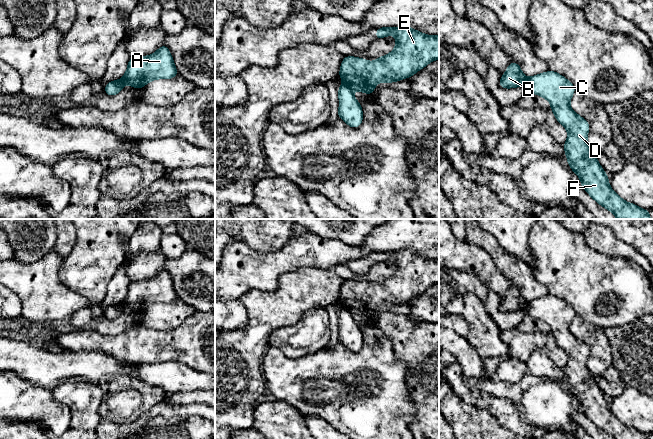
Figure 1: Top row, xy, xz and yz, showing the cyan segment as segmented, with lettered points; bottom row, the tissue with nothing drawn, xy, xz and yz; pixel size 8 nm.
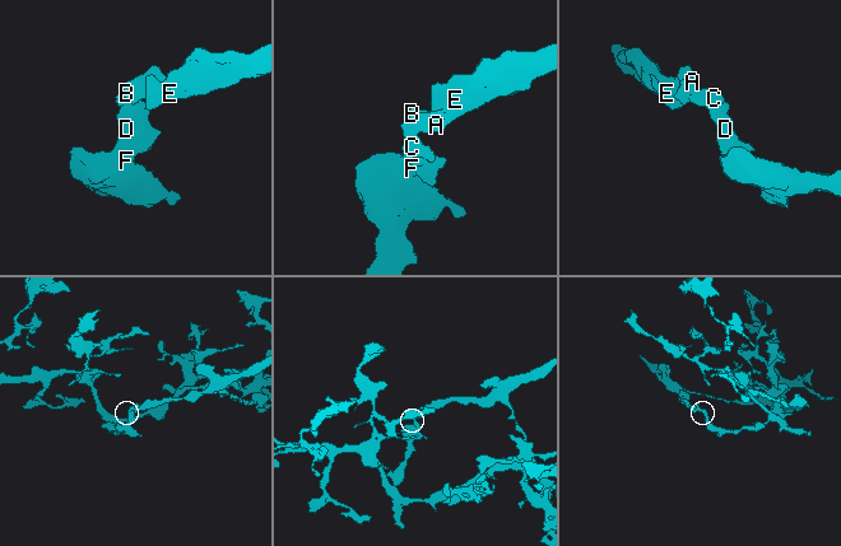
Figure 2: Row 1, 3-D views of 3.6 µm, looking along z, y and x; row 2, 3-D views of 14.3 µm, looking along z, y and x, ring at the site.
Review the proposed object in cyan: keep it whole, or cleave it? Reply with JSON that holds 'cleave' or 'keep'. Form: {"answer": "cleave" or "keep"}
{"answer": "cleave"}

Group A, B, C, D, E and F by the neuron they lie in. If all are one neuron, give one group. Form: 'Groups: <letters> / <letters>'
Groups: A B E / C D F

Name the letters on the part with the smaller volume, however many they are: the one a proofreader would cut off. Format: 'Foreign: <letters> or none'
Foreign: A, B, E

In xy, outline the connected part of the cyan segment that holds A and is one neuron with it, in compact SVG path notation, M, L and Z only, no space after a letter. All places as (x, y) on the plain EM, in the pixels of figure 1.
M162 269L151 280L130 282L127 295L121 304L133 312L142 312L154 303L171 303L178 300L172 279Z

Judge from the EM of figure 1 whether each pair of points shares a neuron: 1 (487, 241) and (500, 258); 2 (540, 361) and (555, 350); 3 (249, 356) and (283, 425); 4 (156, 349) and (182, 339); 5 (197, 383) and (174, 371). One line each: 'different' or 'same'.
1: same
2: different
3: different
4: same
5: same

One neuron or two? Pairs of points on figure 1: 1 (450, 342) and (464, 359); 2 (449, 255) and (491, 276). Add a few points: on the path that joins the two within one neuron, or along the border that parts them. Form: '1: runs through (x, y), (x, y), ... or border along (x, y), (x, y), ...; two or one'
1: runs through (454, 346), (463, 355); one
2: runs through (459, 255), (472, 258), (481, 266); one

